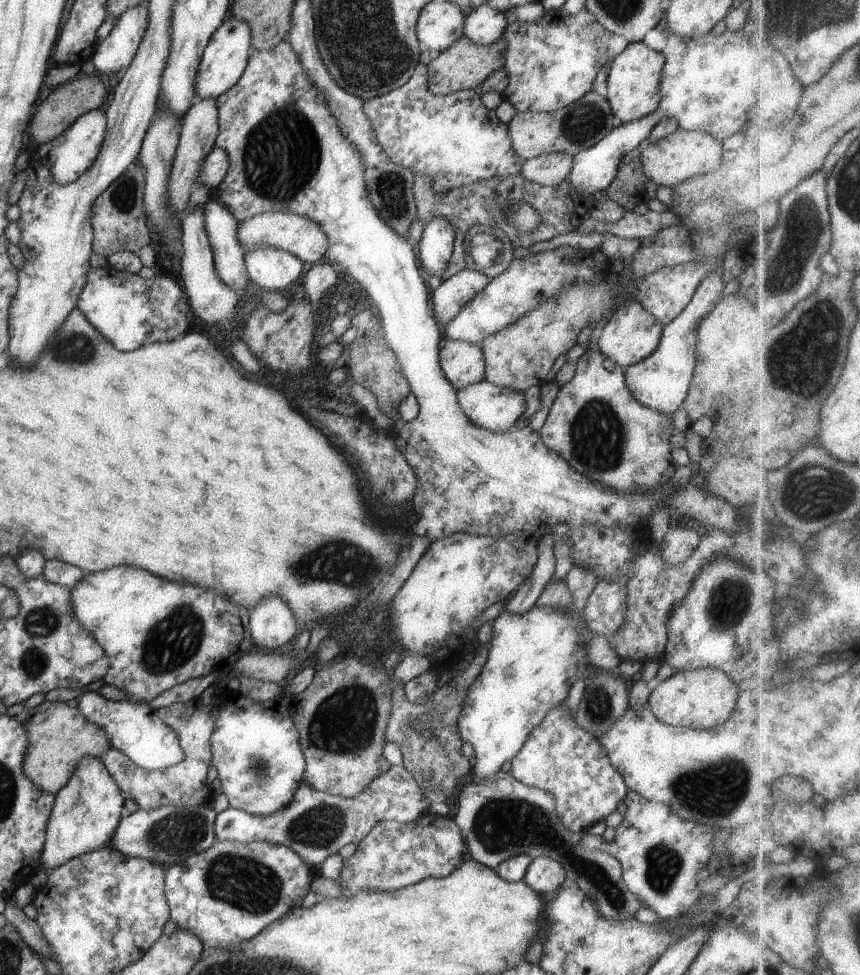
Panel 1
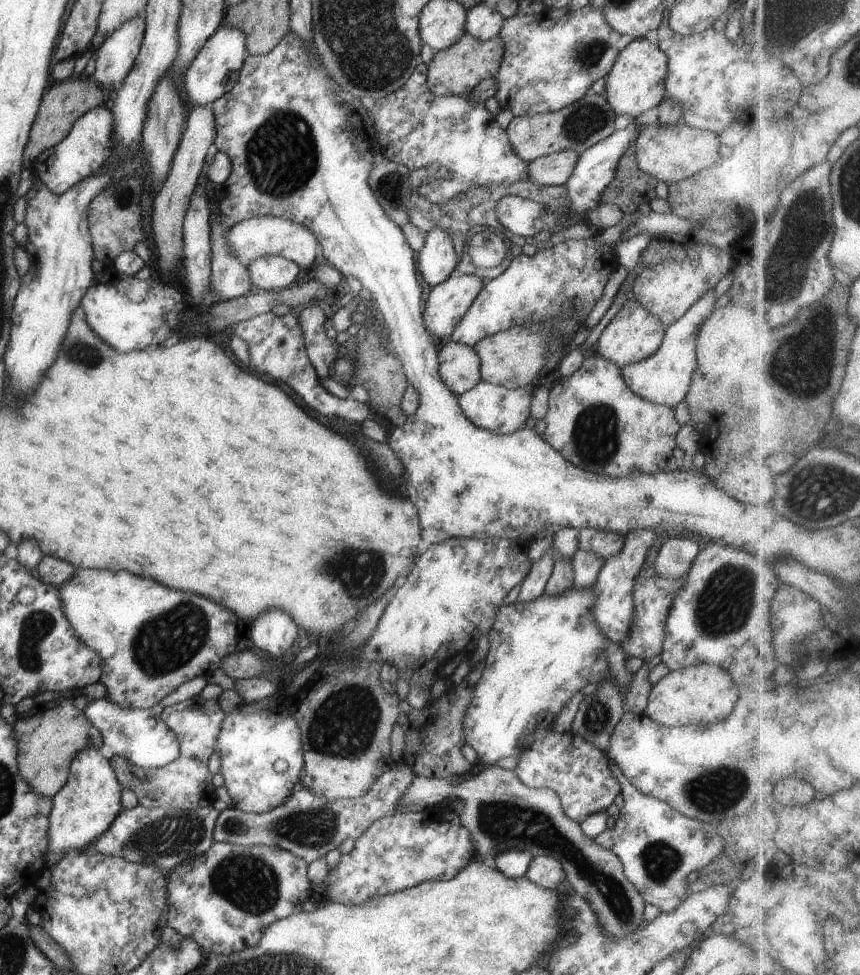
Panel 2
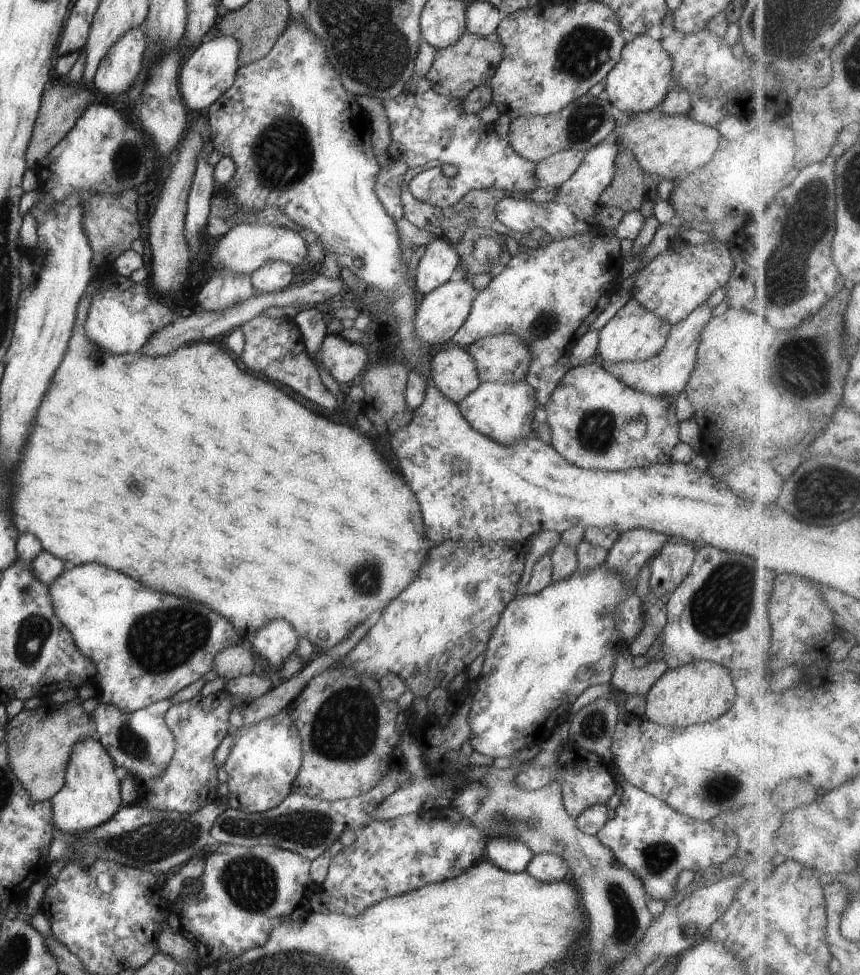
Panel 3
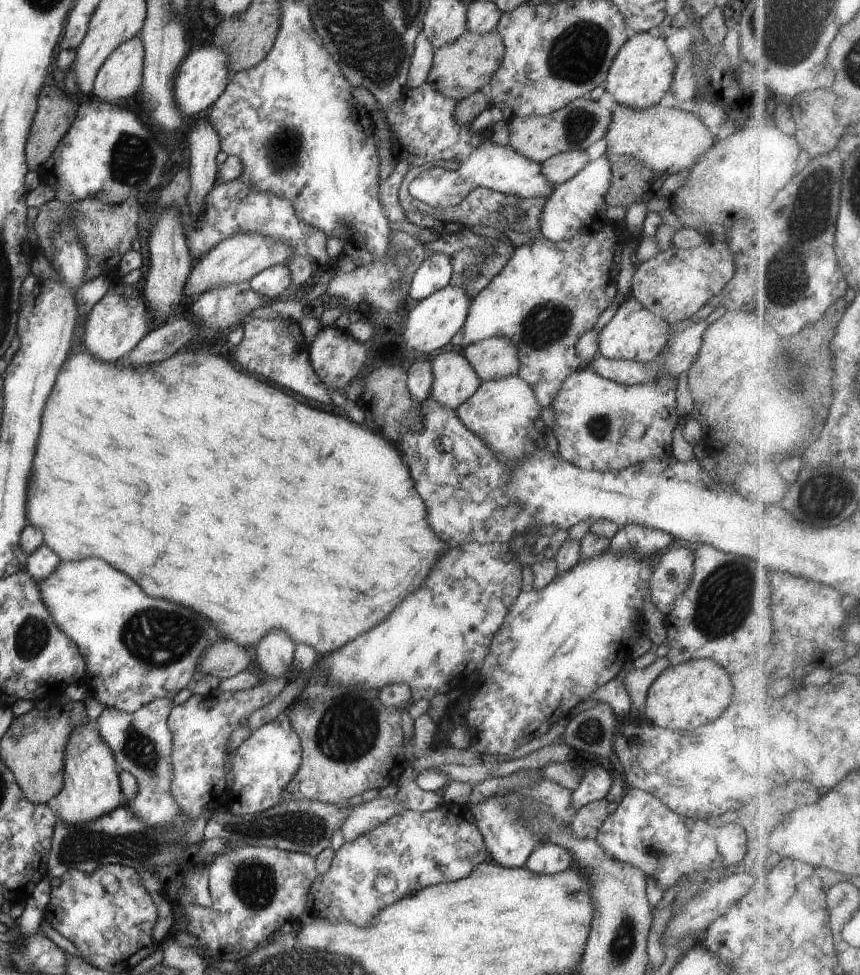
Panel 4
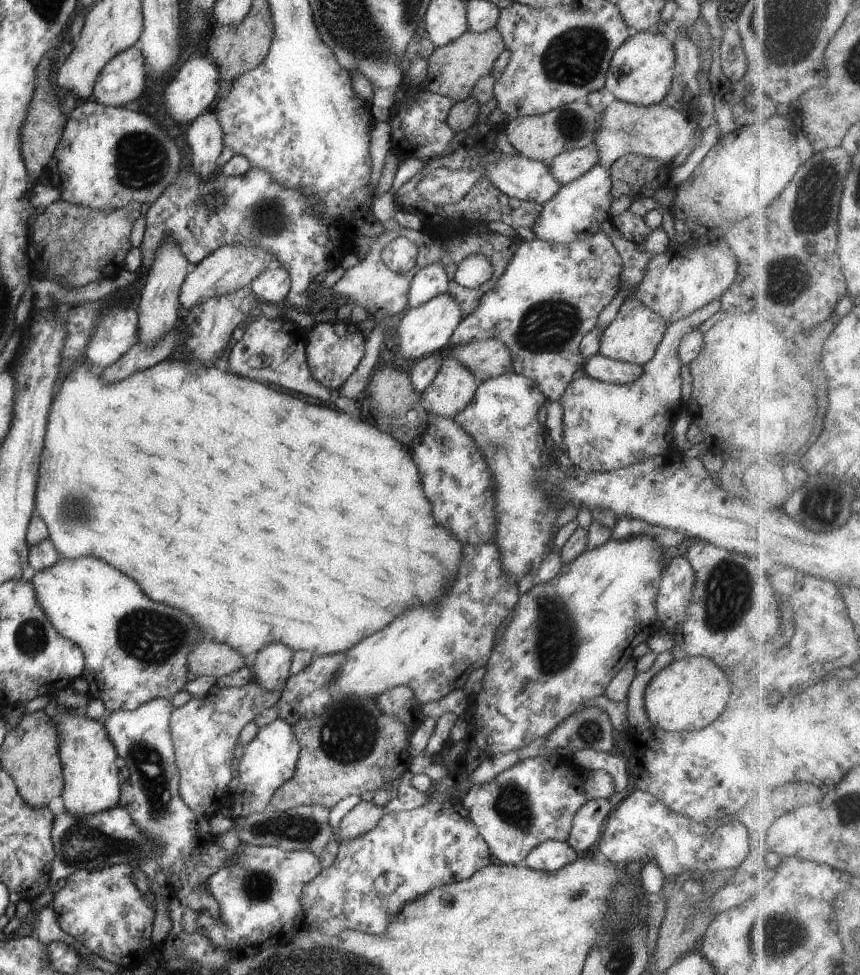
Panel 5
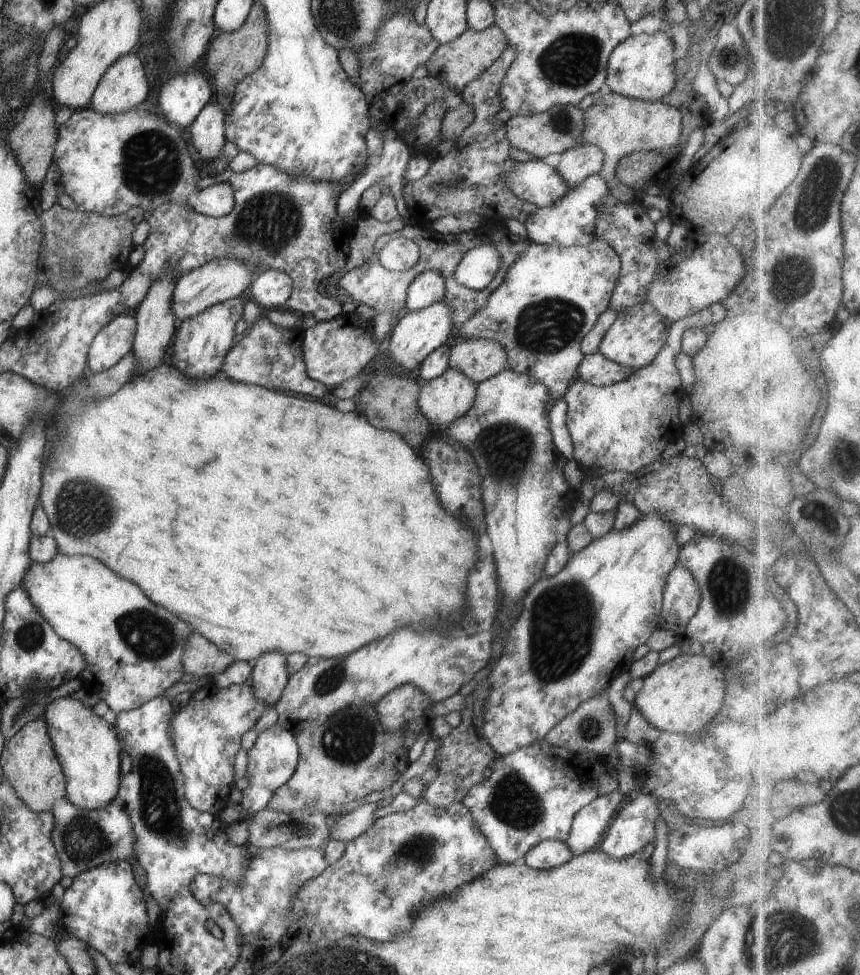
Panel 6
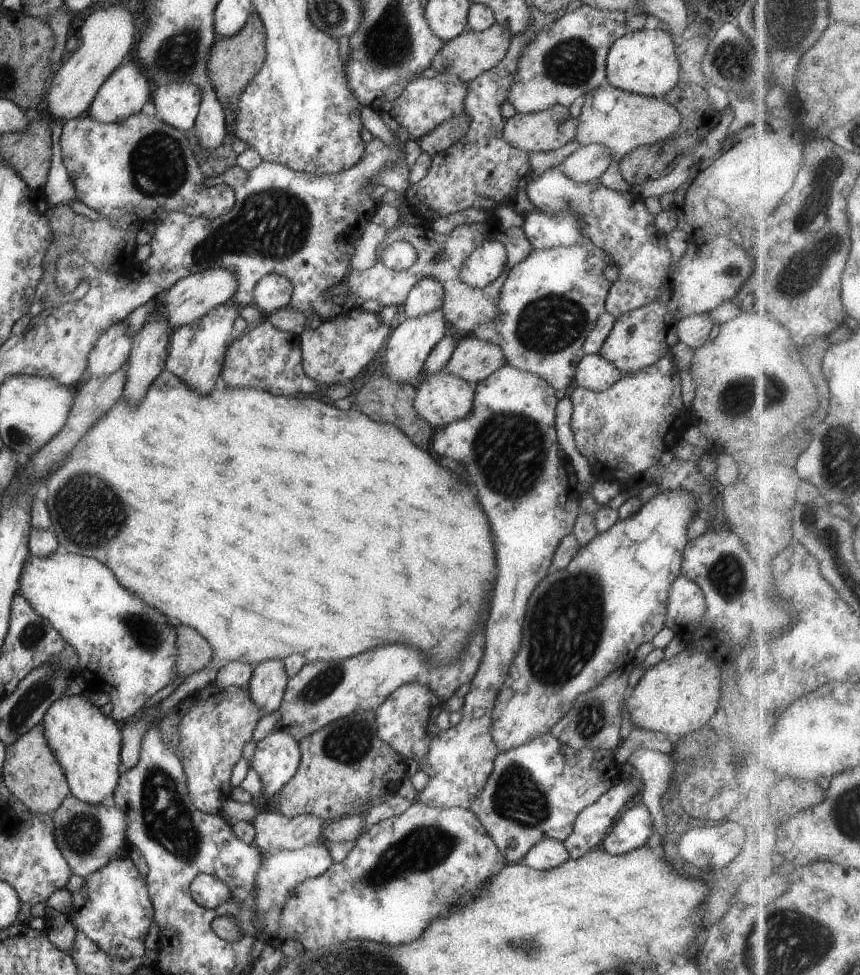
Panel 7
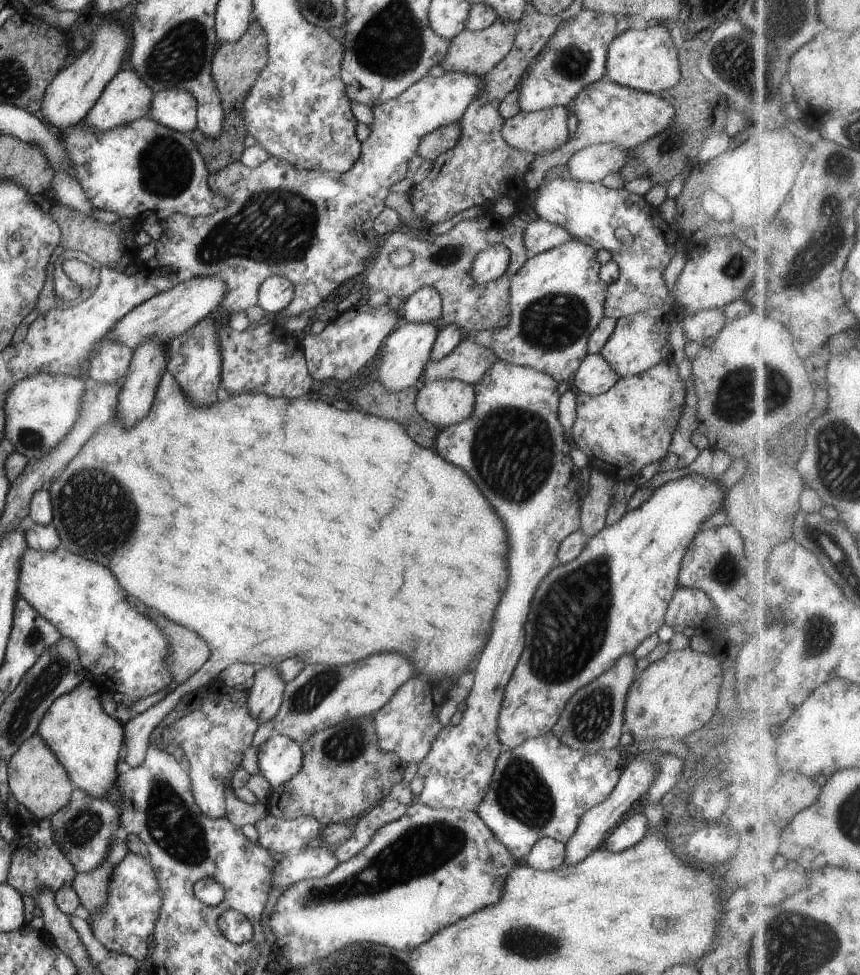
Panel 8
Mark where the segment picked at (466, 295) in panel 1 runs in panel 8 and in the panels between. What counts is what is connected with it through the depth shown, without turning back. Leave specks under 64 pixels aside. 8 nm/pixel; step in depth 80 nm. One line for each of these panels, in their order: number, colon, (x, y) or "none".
2: (447, 303)
3: (441, 313)
4: (430, 325)
5: (426, 330)
6: (418, 334)
7: (408, 345)
8: (405, 352)

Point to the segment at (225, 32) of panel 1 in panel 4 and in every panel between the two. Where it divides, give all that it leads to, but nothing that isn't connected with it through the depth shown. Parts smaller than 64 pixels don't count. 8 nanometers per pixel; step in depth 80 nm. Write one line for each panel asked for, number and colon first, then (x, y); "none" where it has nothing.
2: (214, 71)
3: (211, 69)
4: (201, 78)

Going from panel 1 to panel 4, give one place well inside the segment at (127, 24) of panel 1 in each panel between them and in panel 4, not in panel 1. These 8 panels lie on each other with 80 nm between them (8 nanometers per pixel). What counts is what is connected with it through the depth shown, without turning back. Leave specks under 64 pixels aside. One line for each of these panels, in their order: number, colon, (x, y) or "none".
2: (115, 57)
3: (117, 73)
4: (120, 77)

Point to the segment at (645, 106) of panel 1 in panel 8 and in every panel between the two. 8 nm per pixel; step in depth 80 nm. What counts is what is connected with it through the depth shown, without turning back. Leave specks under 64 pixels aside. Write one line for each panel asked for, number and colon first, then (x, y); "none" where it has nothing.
2: (636, 83)
3: (638, 82)
4: (642, 71)
5: (640, 72)
6: (642, 67)
7: (645, 62)
8: (647, 60)

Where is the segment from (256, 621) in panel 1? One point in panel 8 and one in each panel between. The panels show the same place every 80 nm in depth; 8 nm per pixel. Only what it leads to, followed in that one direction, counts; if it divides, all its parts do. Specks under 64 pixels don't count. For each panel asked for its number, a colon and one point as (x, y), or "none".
2: (274, 631)
3: (275, 641)
4: (275, 652)
5: (273, 661)
6: (269, 676)
7: (266, 688)
8: (265, 692)

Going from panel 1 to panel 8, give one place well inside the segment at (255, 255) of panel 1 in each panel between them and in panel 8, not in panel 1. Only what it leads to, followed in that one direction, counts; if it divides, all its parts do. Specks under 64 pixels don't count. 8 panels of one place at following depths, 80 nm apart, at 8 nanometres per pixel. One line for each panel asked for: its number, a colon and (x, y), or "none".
2: (272, 273)
3: (273, 276)
4: (270, 283)
5: (272, 286)
6: (272, 288)
7: (273, 292)
8: (275, 293)

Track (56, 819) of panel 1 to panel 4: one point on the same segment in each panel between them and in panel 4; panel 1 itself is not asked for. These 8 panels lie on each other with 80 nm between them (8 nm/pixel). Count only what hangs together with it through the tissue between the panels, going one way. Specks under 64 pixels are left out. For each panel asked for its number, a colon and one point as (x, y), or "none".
2: (89, 801)
3: (90, 796)
4: (91, 788)

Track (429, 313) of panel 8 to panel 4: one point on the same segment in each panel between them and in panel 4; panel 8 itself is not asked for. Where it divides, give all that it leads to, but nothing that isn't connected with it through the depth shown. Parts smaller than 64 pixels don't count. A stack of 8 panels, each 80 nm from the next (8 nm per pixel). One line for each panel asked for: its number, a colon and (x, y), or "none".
4: (436, 272)
5: (431, 281)
6: (429, 287)
7: (427, 296)

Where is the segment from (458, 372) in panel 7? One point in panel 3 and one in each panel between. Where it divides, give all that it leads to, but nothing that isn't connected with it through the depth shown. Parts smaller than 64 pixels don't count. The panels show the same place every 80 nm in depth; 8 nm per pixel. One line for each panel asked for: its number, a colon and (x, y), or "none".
3: (504, 358)
4: (494, 358)
5: (486, 359)
6: (480, 359)

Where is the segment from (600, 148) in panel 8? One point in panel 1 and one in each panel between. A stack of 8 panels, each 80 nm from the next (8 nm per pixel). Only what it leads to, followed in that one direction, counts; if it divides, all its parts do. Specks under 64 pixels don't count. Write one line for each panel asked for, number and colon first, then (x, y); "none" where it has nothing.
1: (550, 169)
2: (555, 169)
3: (551, 172)
4: (561, 167)
5: (570, 165)
6: (577, 163)
7: (587, 164)

